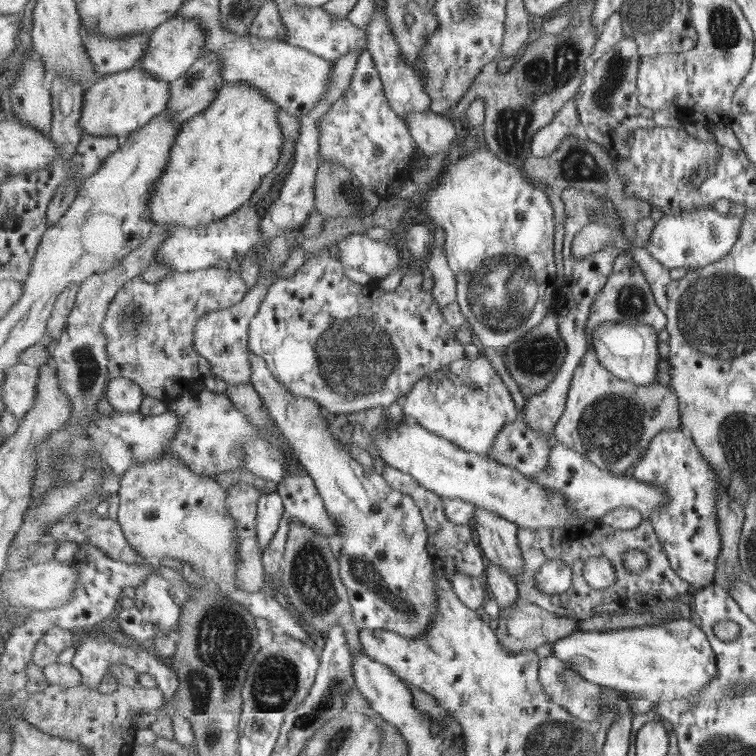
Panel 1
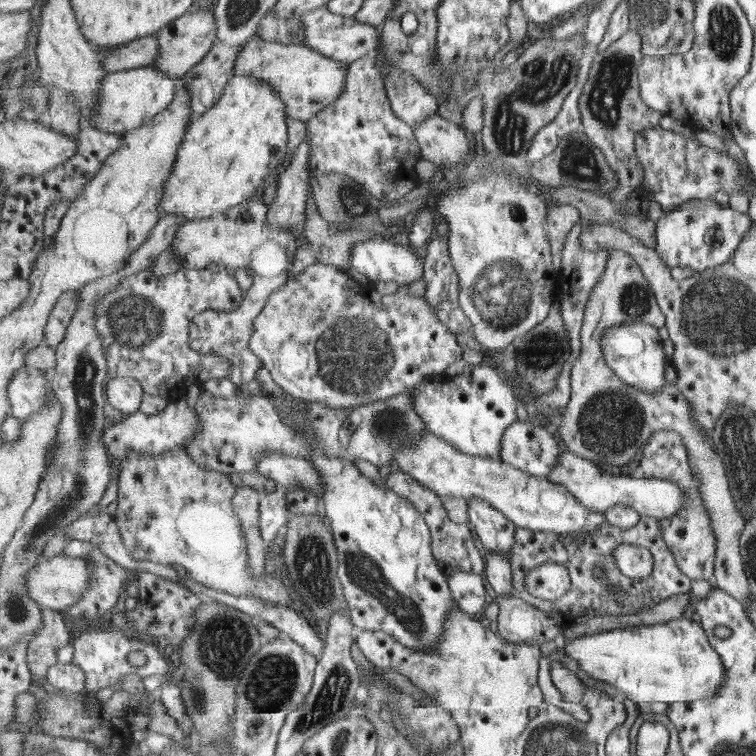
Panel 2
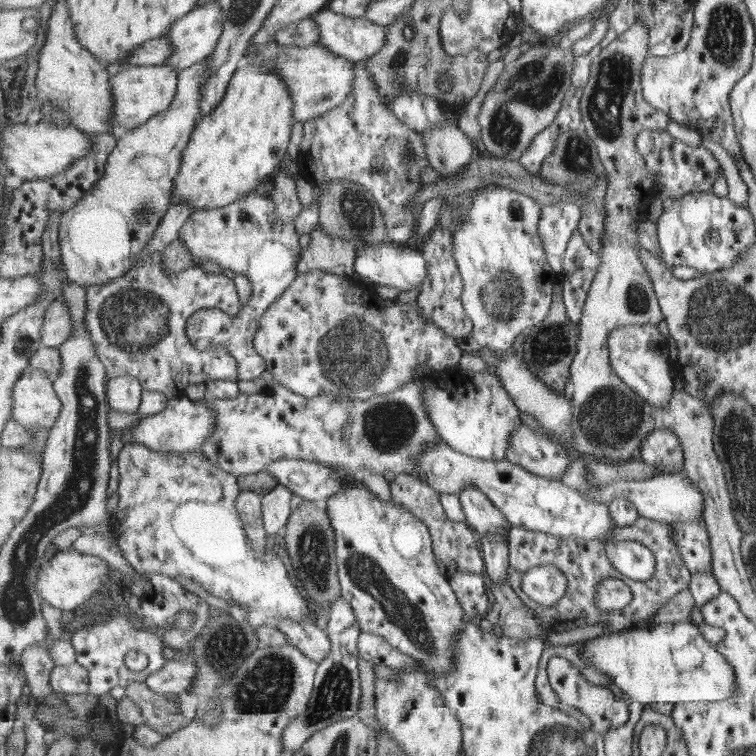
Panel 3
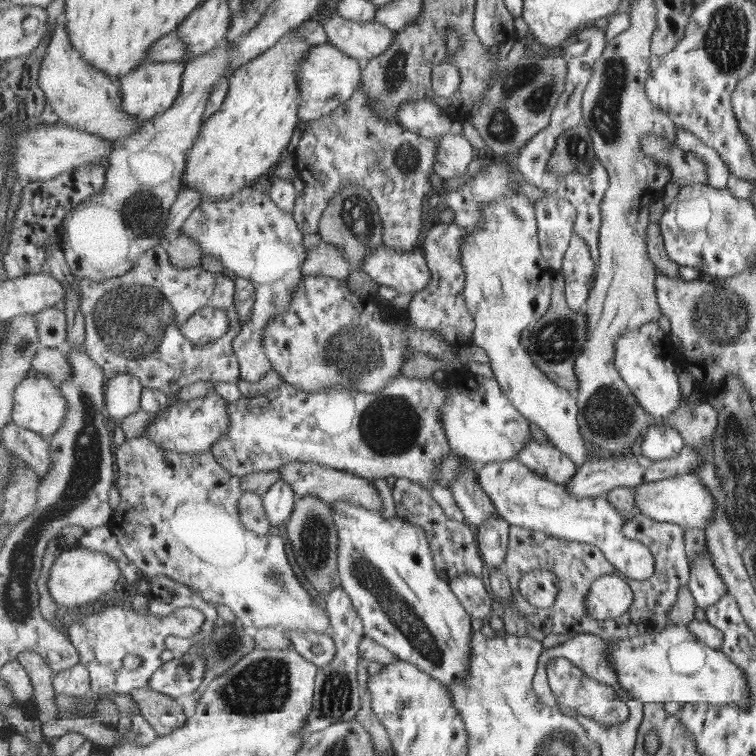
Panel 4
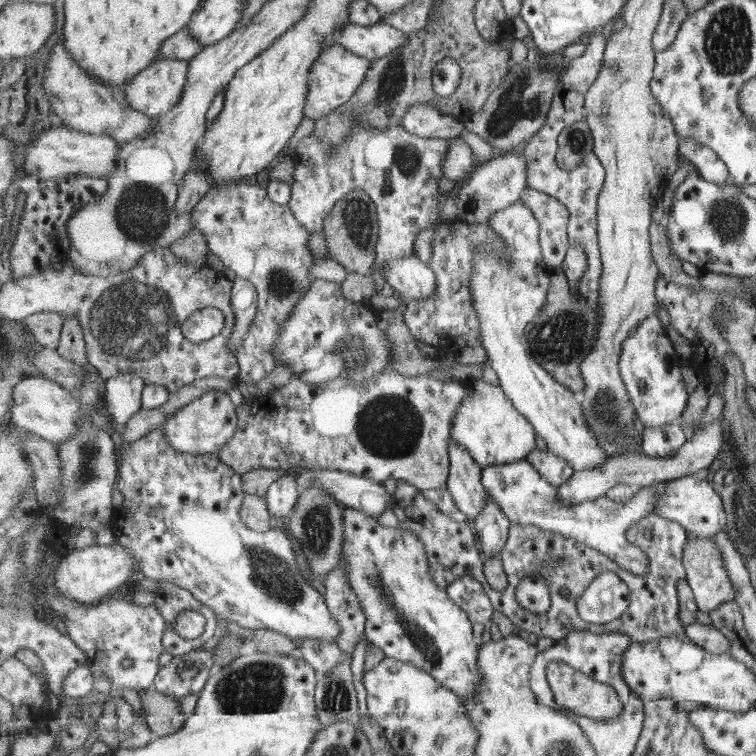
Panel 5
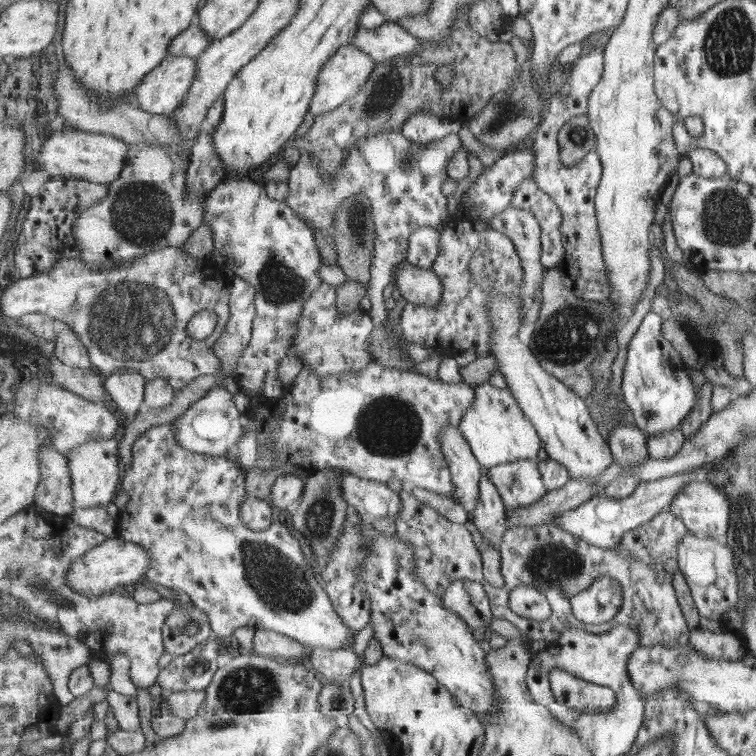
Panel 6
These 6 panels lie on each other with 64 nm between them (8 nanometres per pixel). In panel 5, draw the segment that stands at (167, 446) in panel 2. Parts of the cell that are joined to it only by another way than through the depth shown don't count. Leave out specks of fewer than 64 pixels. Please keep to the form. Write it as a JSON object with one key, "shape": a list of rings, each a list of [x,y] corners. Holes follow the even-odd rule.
{"shape":[[[222,388],[216,391],[209,391],[201,399],[193,402],[175,412],[162,426],[165,432],[165,439],[175,450],[189,453],[215,453],[229,443],[229,439],[235,435],[239,427],[239,416],[237,408],[228,394]]]}

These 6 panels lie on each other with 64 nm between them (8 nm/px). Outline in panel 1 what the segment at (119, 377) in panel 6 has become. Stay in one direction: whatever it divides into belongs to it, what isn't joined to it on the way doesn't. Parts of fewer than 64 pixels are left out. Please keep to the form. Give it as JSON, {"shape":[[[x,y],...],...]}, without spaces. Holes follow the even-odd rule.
{"shape":[[[119,377],[109,379],[106,397],[115,411],[134,413],[141,408],[144,391],[133,380]]]}

